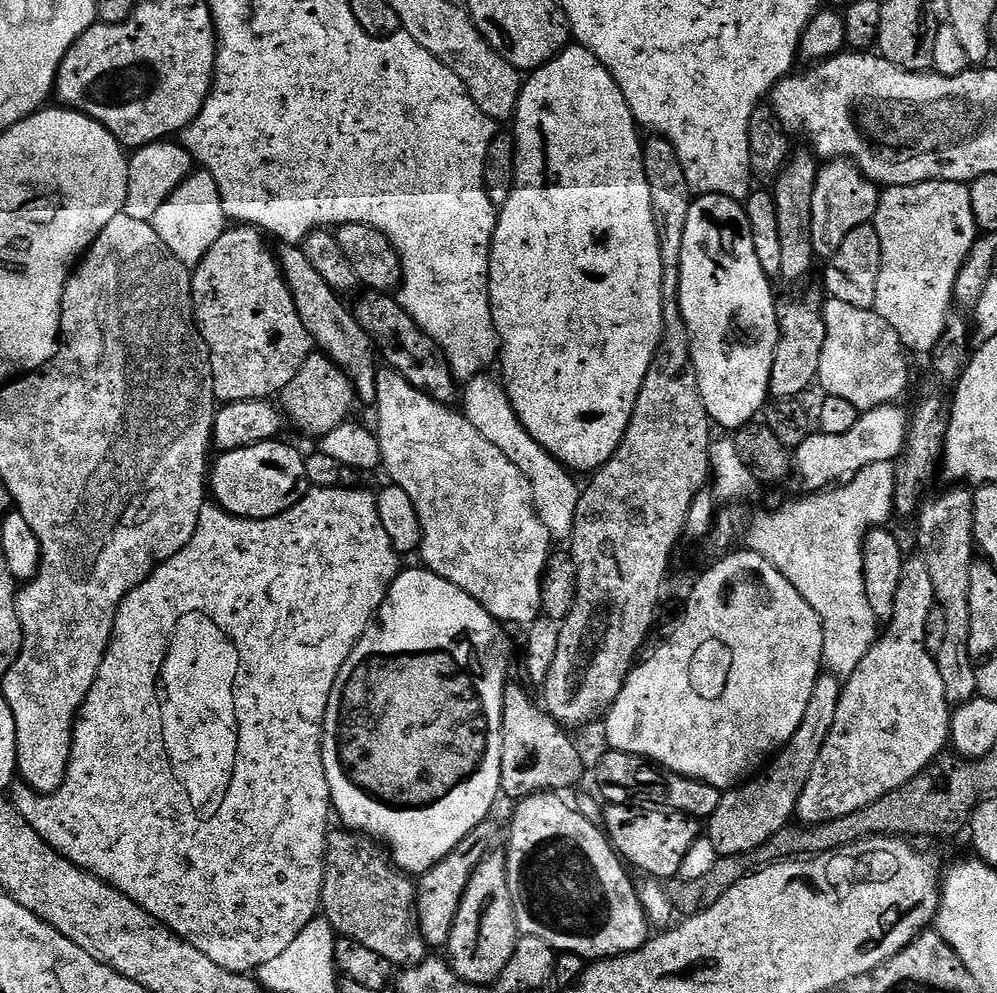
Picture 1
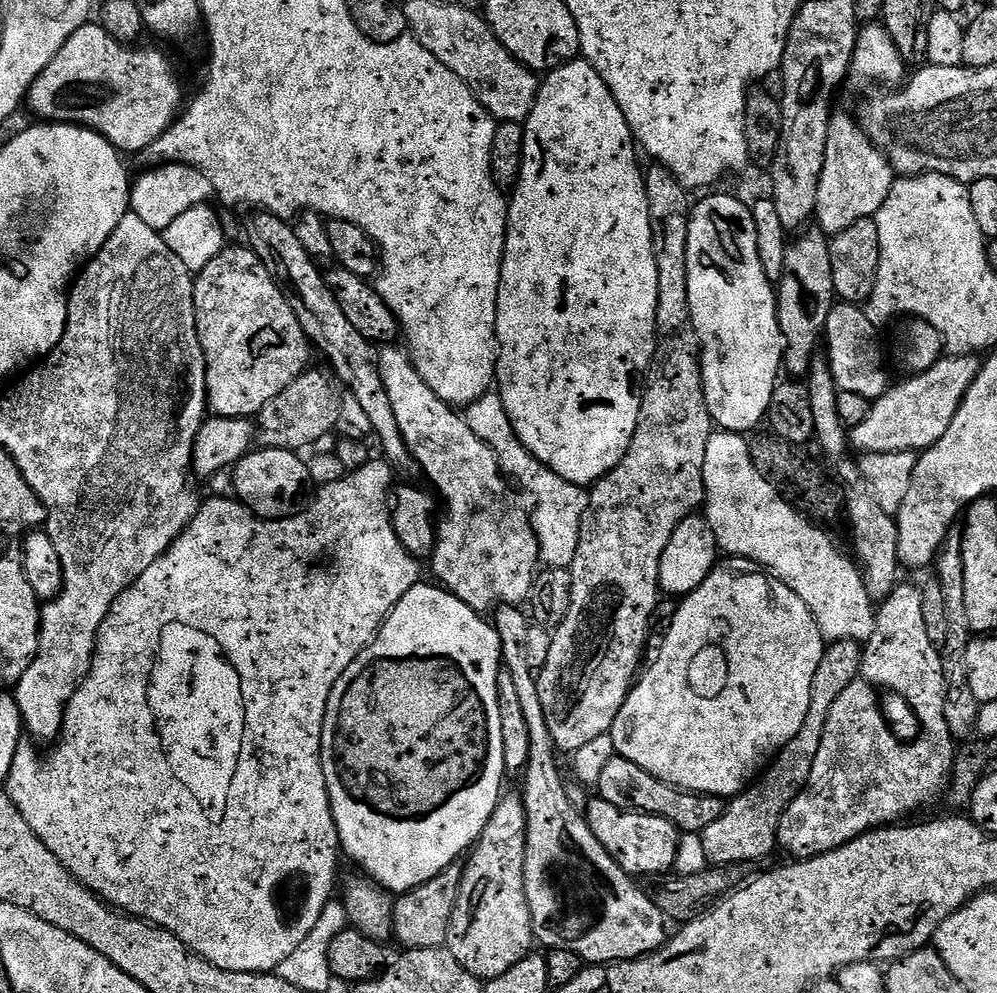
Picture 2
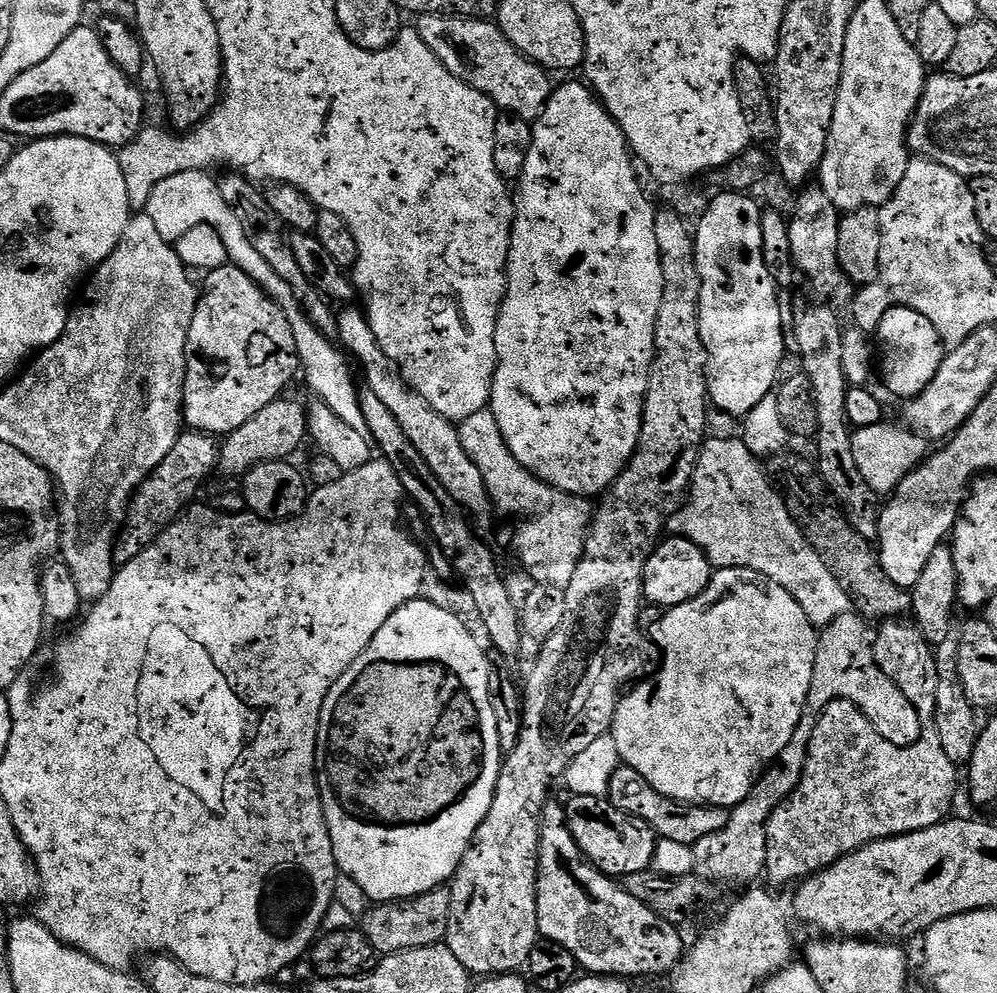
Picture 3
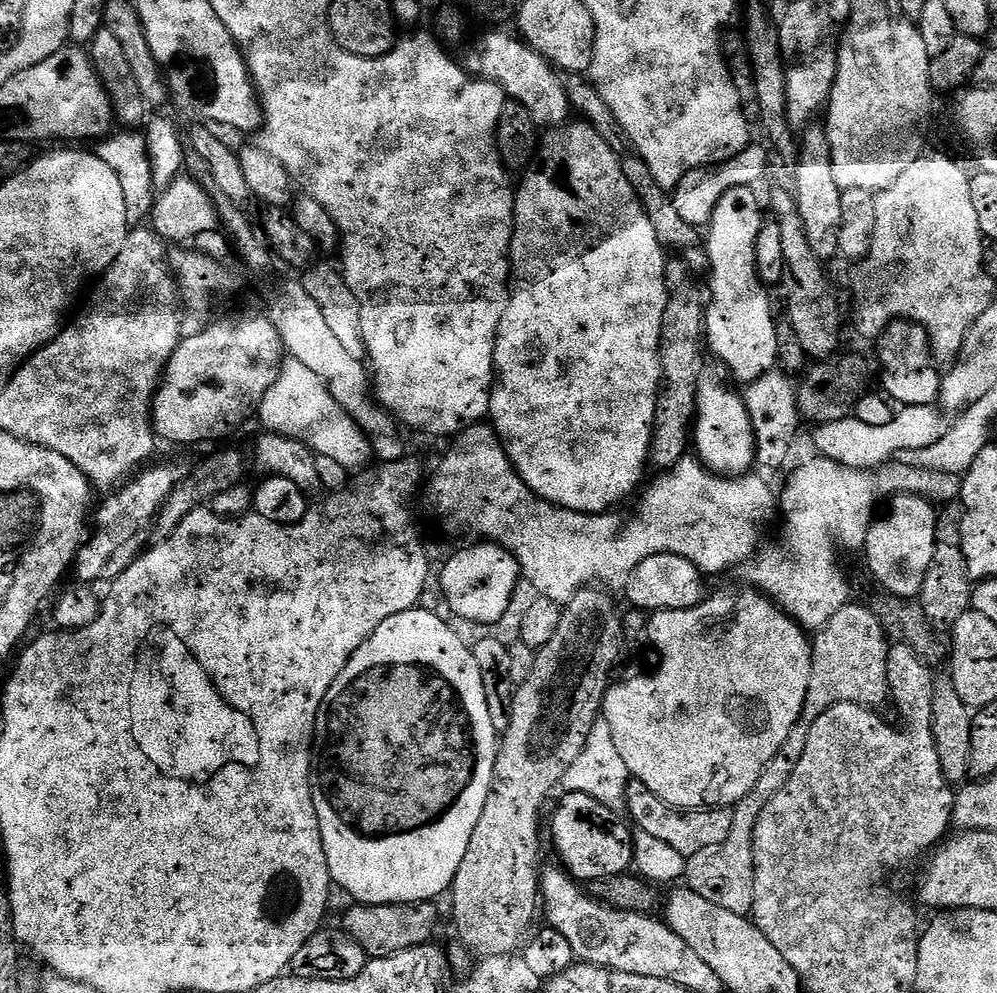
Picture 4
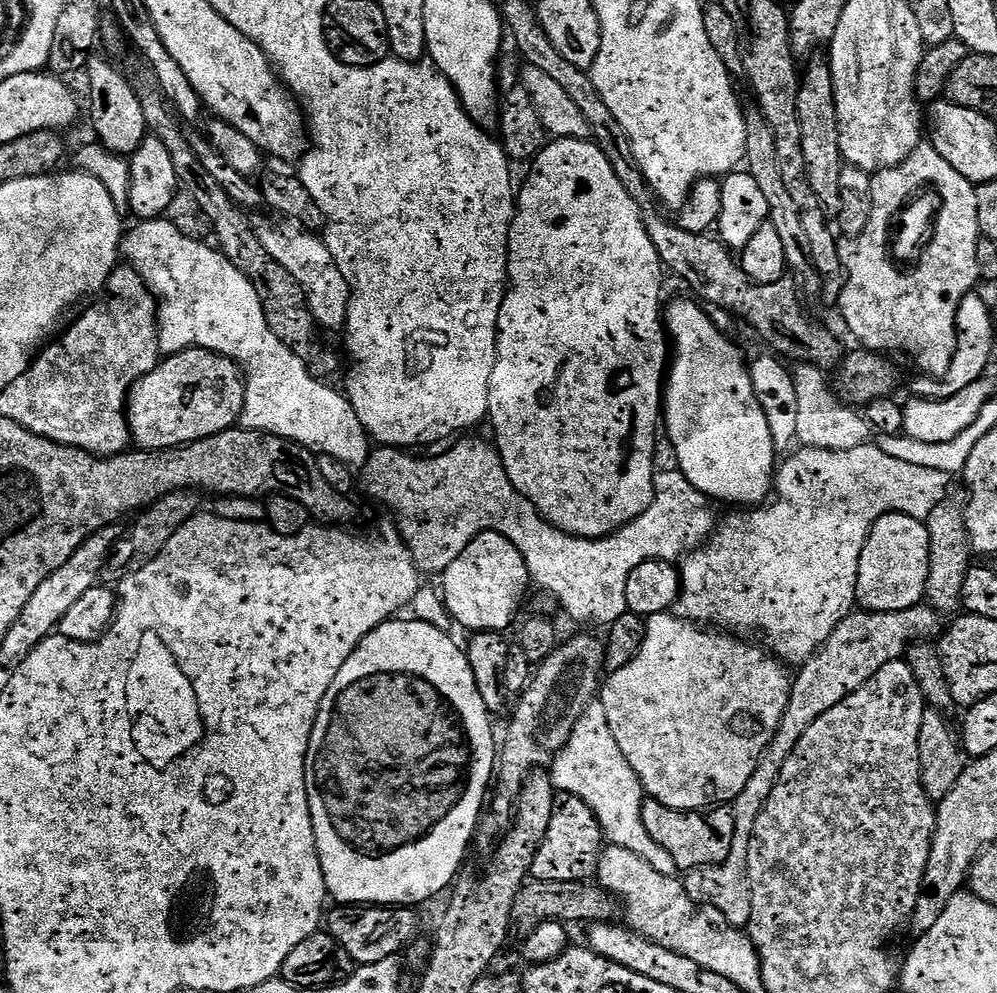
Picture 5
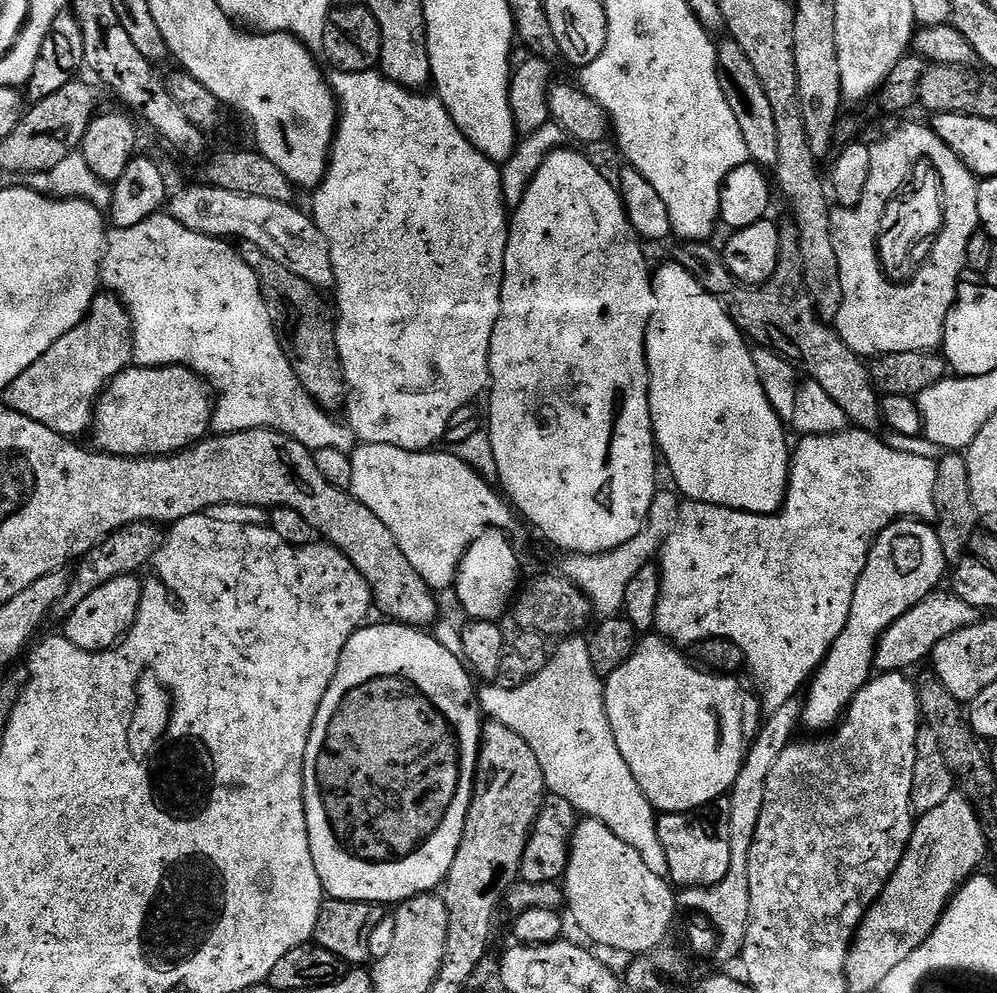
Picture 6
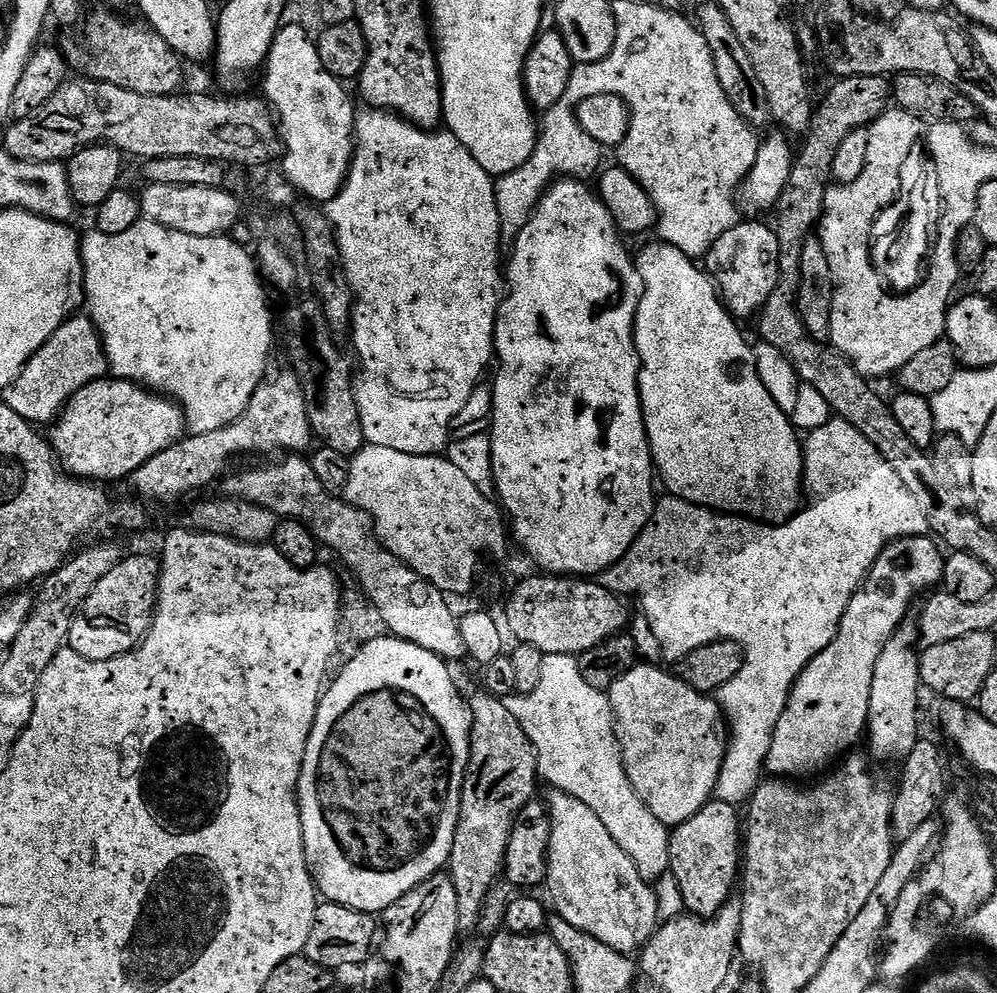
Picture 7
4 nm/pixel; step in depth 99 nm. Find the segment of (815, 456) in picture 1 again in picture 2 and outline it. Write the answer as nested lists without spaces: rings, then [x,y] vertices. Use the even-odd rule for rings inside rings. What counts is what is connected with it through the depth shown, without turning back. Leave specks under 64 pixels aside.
[[[976,354],[945,355],[934,366],[930,366],[930,370],[909,375],[904,378],[908,380],[902,381],[901,384],[893,383],[888,391],[869,407],[866,422],[862,422],[862,426],[851,429],[851,447],[860,454],[869,452],[886,454],[887,452],[919,453],[923,449],[934,446],[934,442],[938,442],[938,438],[942,438],[942,434],[950,430],[950,422],[954,422],[954,414],[958,414],[965,394],[980,372],[981,363],[981,357]]]

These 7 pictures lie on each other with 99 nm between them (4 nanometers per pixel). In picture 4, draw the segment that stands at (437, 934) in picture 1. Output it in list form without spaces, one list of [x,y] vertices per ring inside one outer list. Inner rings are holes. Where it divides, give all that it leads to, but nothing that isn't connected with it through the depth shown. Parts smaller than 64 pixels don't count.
[[[432,902],[419,904],[357,904],[344,916],[342,931],[358,944],[369,958],[398,954],[407,948],[417,948],[429,943],[440,920],[437,905]]]

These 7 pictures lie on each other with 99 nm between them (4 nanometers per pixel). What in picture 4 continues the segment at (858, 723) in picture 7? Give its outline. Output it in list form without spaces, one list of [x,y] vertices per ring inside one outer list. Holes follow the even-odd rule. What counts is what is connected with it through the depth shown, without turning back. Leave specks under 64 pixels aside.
[[[897,496],[891,504],[892,509],[884,517],[873,519],[862,554],[868,558],[868,568],[883,591],[891,596],[916,598],[934,558],[938,512],[932,509],[935,508],[933,501],[923,496]]]

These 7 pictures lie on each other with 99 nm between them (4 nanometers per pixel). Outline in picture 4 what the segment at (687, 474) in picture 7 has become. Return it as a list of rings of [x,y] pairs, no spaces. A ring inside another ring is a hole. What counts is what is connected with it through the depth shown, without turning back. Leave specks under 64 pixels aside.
[[[701,379],[700,391],[696,393],[694,448],[704,465],[721,476],[733,477],[753,471],[752,466],[757,463],[756,434],[745,397],[740,392],[731,392],[716,380]]]

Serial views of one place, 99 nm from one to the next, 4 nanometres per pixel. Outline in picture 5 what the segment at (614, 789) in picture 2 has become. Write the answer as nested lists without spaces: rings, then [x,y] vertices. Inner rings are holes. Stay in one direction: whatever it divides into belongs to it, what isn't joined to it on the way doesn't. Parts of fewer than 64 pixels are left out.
[[[651,798],[645,801],[638,808],[642,826],[646,826],[646,834],[671,858],[677,869],[705,868],[727,861],[724,859],[731,854],[732,843],[736,840],[736,820],[732,817],[731,807],[713,806],[699,812],[683,812]]]

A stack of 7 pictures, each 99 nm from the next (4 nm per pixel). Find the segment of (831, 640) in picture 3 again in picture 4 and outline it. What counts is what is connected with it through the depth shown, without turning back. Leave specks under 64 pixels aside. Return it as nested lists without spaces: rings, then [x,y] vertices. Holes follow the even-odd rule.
[[[849,602],[845,608],[838,610],[834,618],[825,628],[819,629],[812,640],[812,669],[810,670],[810,686],[806,690],[804,713],[794,726],[790,738],[782,746],[782,750],[762,770],[762,778],[732,808],[732,825],[726,842],[711,852],[700,852],[691,857],[684,866],[683,883],[694,894],[702,894],[706,902],[714,902],[714,906],[722,906],[733,914],[748,916],[754,906],[754,826],[766,810],[770,798],[778,794],[790,782],[790,774],[794,774],[794,766],[802,758],[802,750],[806,750],[808,728],[822,714],[830,711],[835,704],[863,705],[864,687],[867,684],[883,685],[888,679],[889,633],[885,625],[872,613],[871,607],[864,608],[856,602]]]

